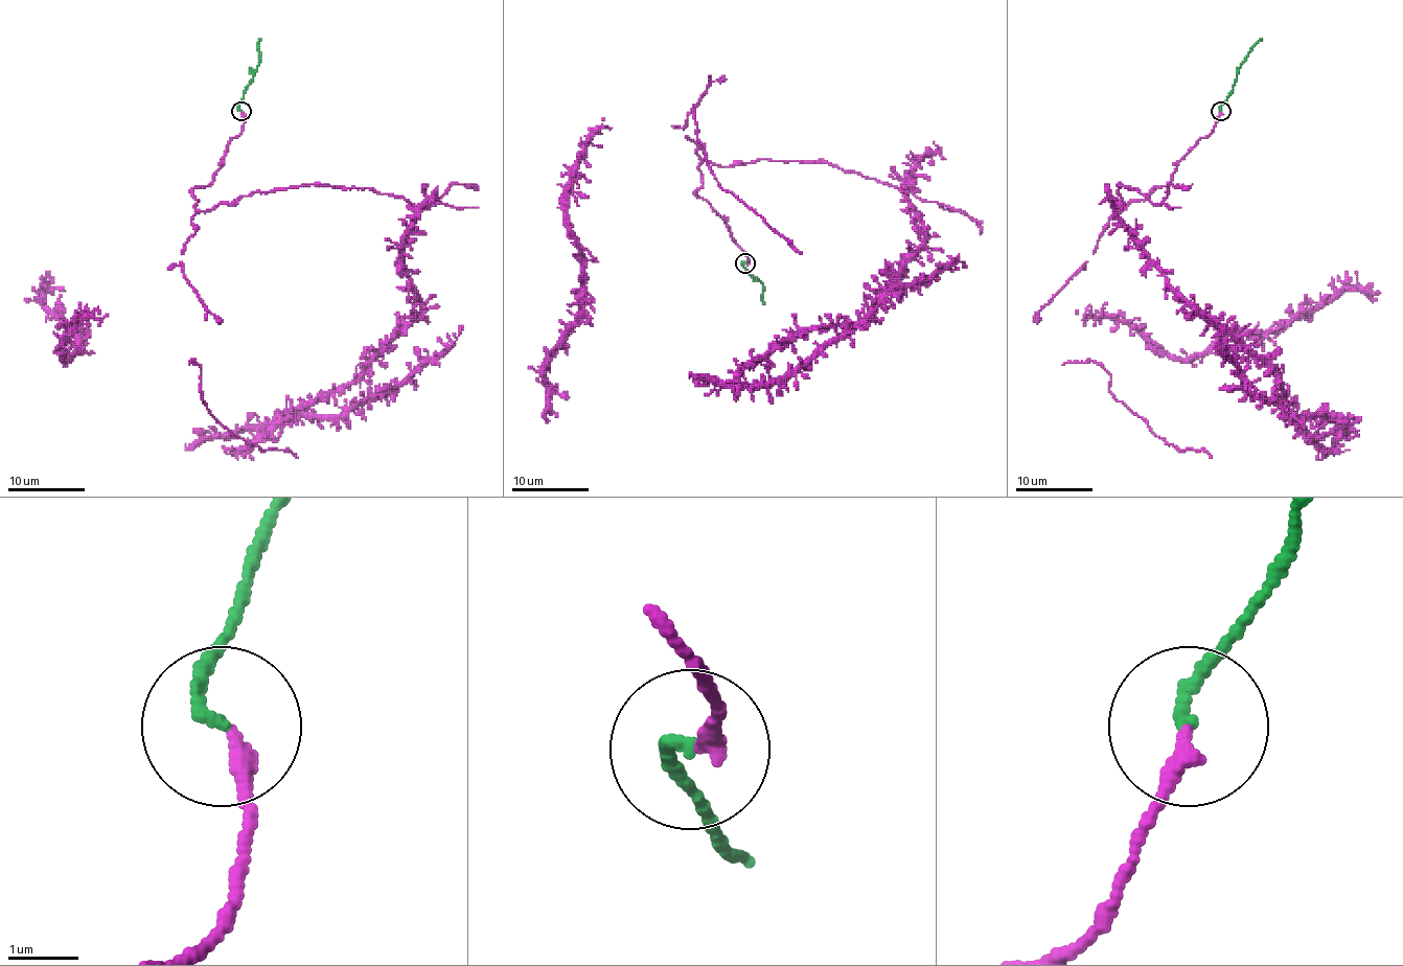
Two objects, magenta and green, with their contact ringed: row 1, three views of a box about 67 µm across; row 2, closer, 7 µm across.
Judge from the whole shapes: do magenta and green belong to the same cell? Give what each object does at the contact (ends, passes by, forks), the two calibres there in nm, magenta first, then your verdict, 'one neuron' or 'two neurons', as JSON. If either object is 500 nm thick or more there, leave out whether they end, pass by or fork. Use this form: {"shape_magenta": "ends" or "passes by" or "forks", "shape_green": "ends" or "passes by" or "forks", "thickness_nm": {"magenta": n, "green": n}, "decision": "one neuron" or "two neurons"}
{"shape_magenta": "ends", "shape_green": "ends", "thickness_nm": {"magenta": 240, "green": 180}, "decision": "one neuron"}

